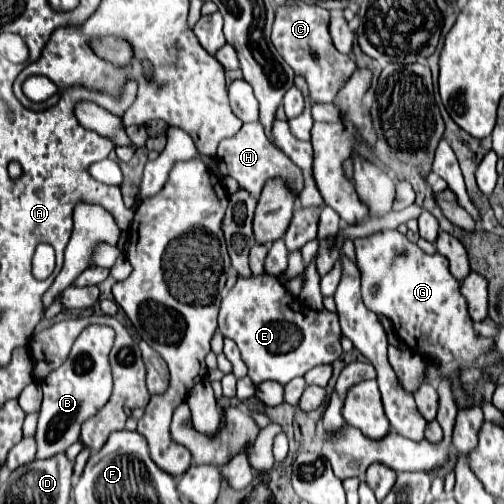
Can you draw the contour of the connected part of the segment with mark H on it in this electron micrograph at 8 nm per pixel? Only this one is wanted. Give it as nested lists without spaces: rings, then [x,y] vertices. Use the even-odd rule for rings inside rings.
[[[243,123],[243,127],[229,139],[223,139],[219,143],[217,155],[215,155],[217,167],[219,167],[219,175],[223,177],[233,177],[241,187],[245,187],[253,197],[261,195],[263,185],[269,179],[283,179],[287,189],[291,189],[293,193],[301,193],[303,191],[303,173],[301,169],[283,153],[279,151],[265,135],[261,123]]]

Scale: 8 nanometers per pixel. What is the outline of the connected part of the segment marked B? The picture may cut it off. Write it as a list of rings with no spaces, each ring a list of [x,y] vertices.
[[[89,325],[77,337],[69,359],[49,375],[43,383],[43,405],[37,421],[37,459],[49,459],[63,453],[71,443],[79,439],[83,419],[93,417],[103,403],[109,399],[113,389],[113,379],[109,371],[107,355],[113,347],[113,329],[105,325]]]

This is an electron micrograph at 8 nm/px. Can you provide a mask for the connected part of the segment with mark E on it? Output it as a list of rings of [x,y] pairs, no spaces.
[[[267,273],[249,277],[237,275],[237,283],[221,301],[219,329],[237,343],[253,383],[271,379],[285,385],[317,365],[333,363],[343,353],[337,313],[307,307],[299,297],[291,297],[277,277]]]

